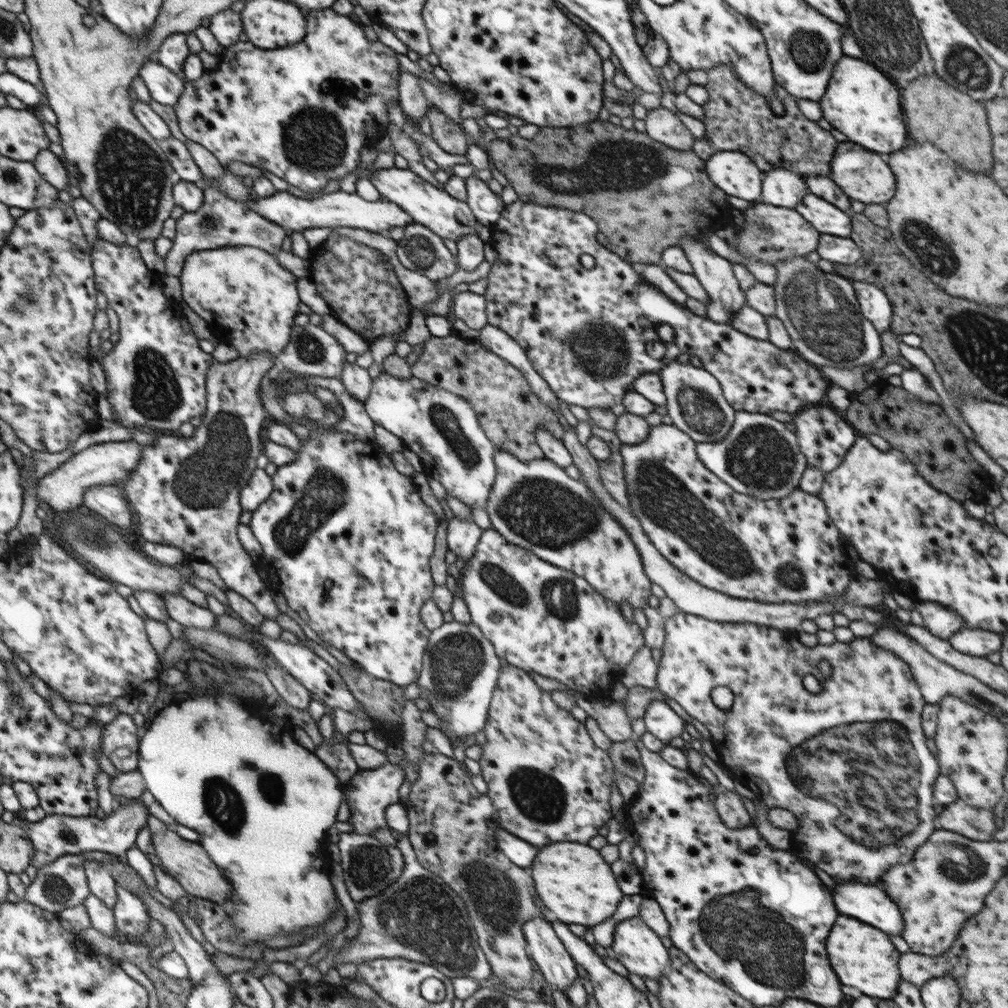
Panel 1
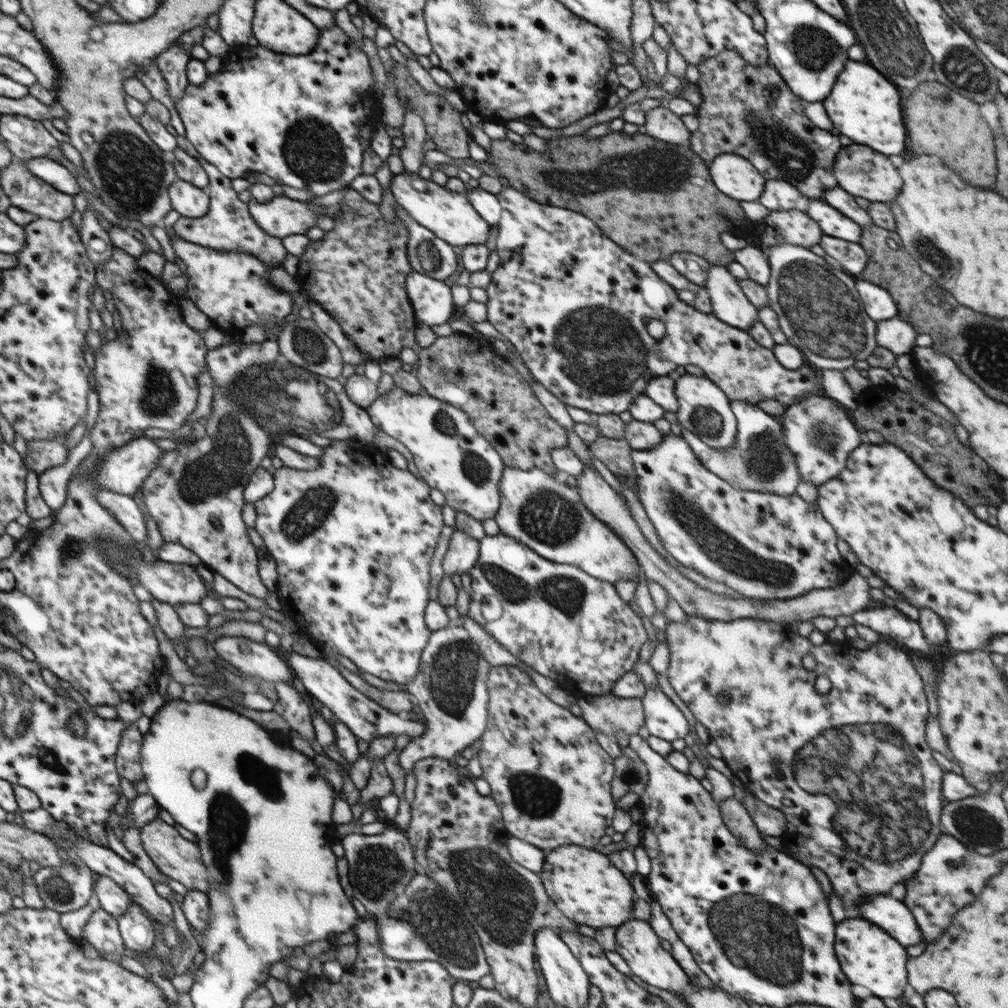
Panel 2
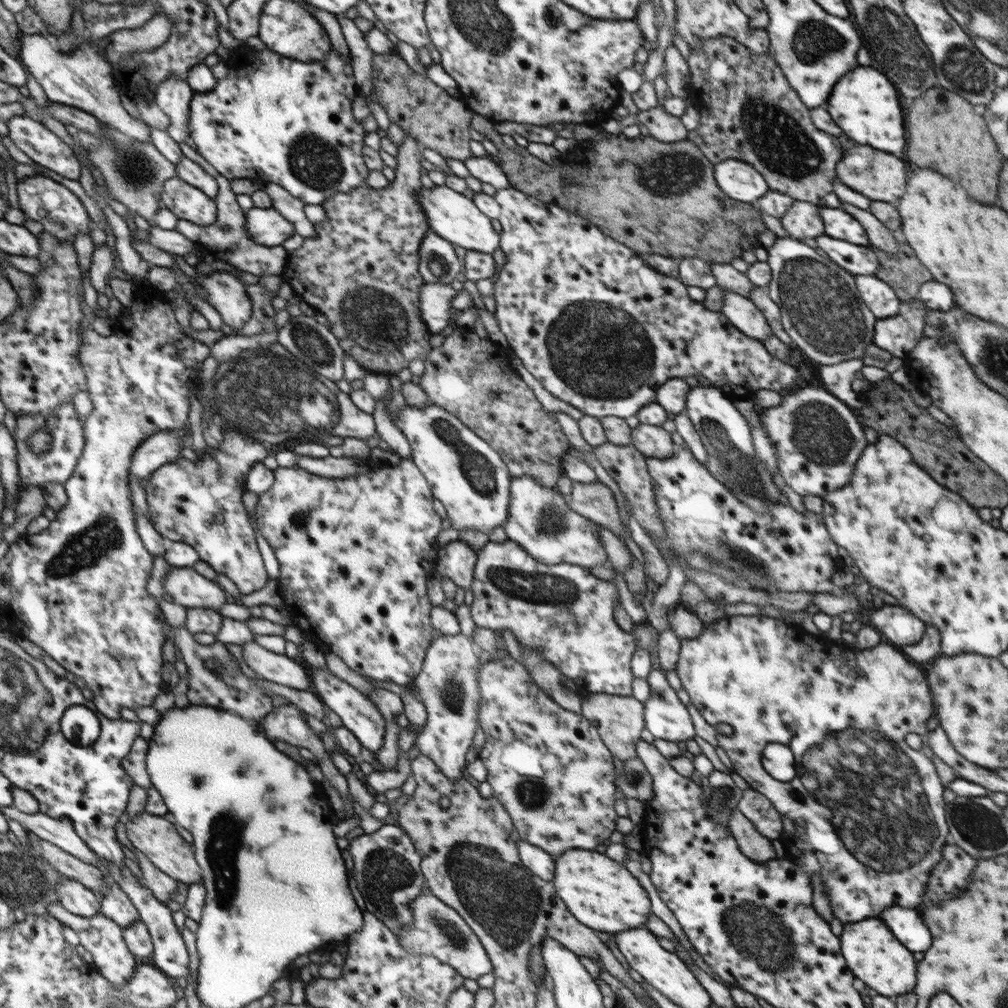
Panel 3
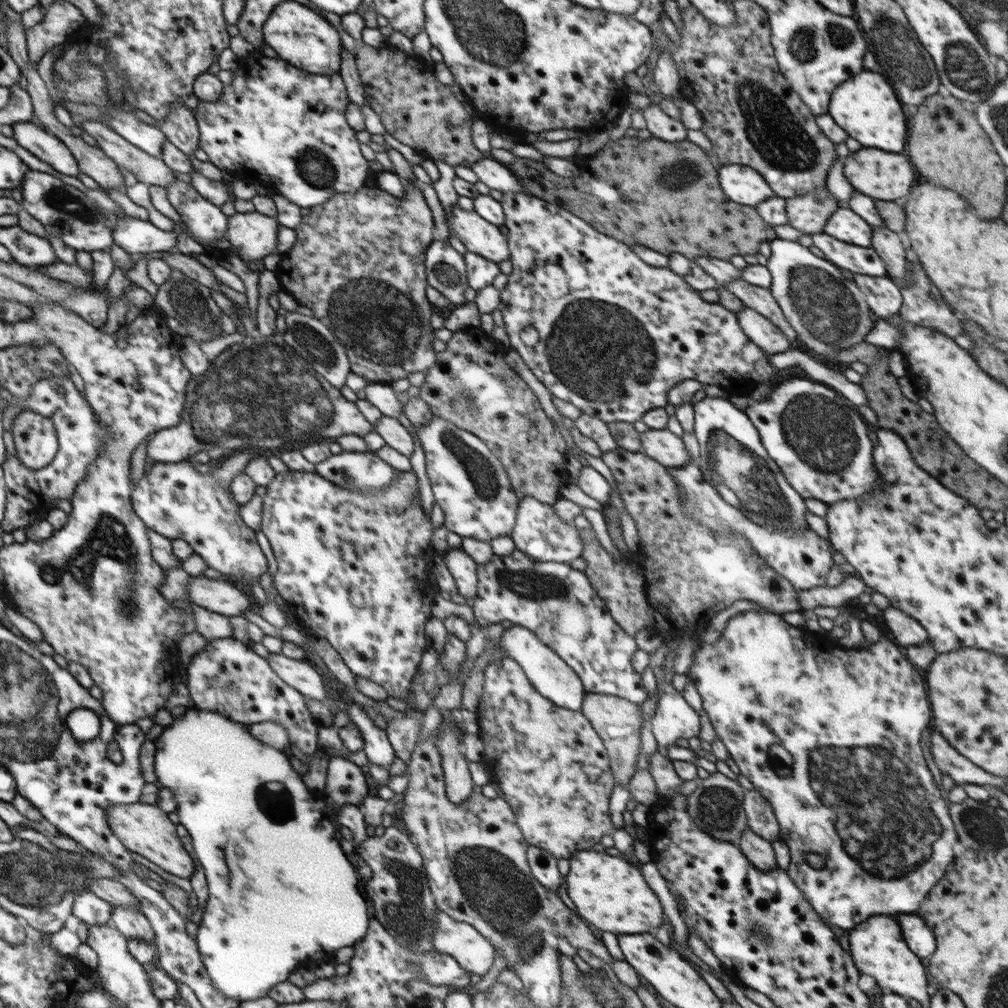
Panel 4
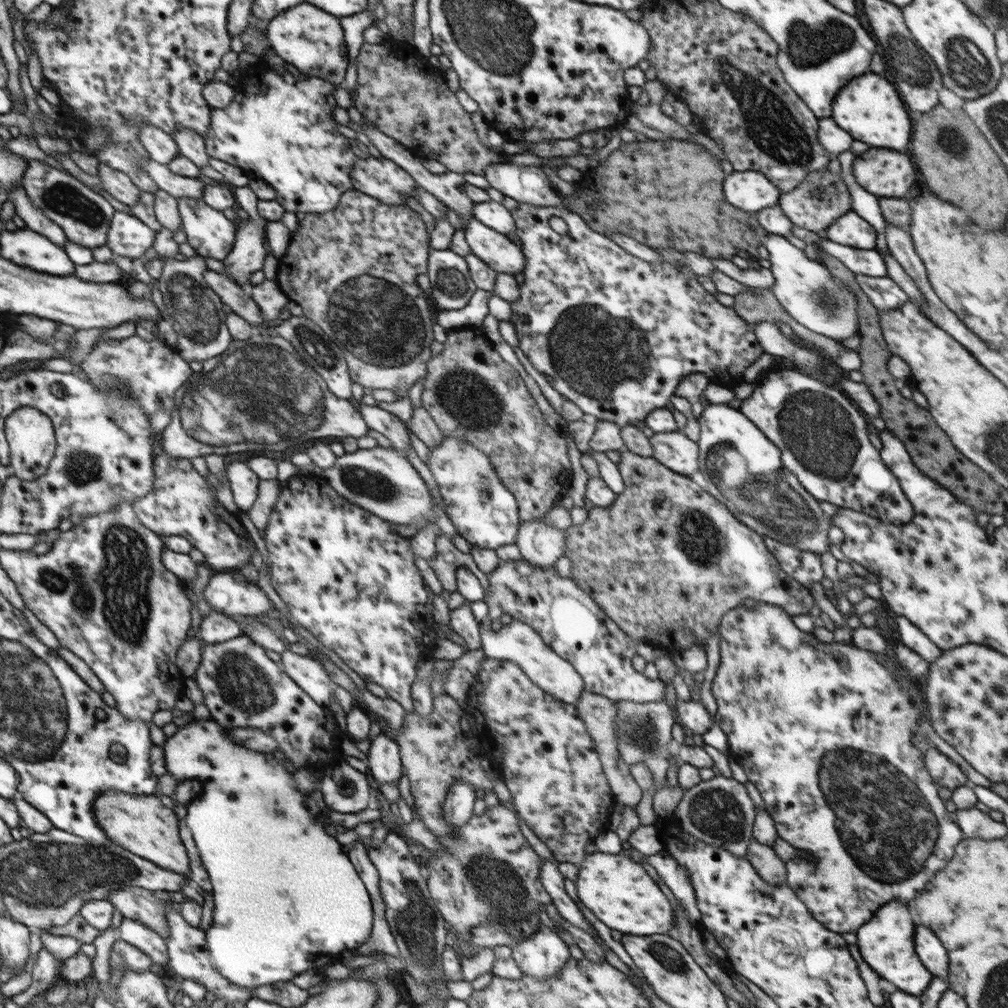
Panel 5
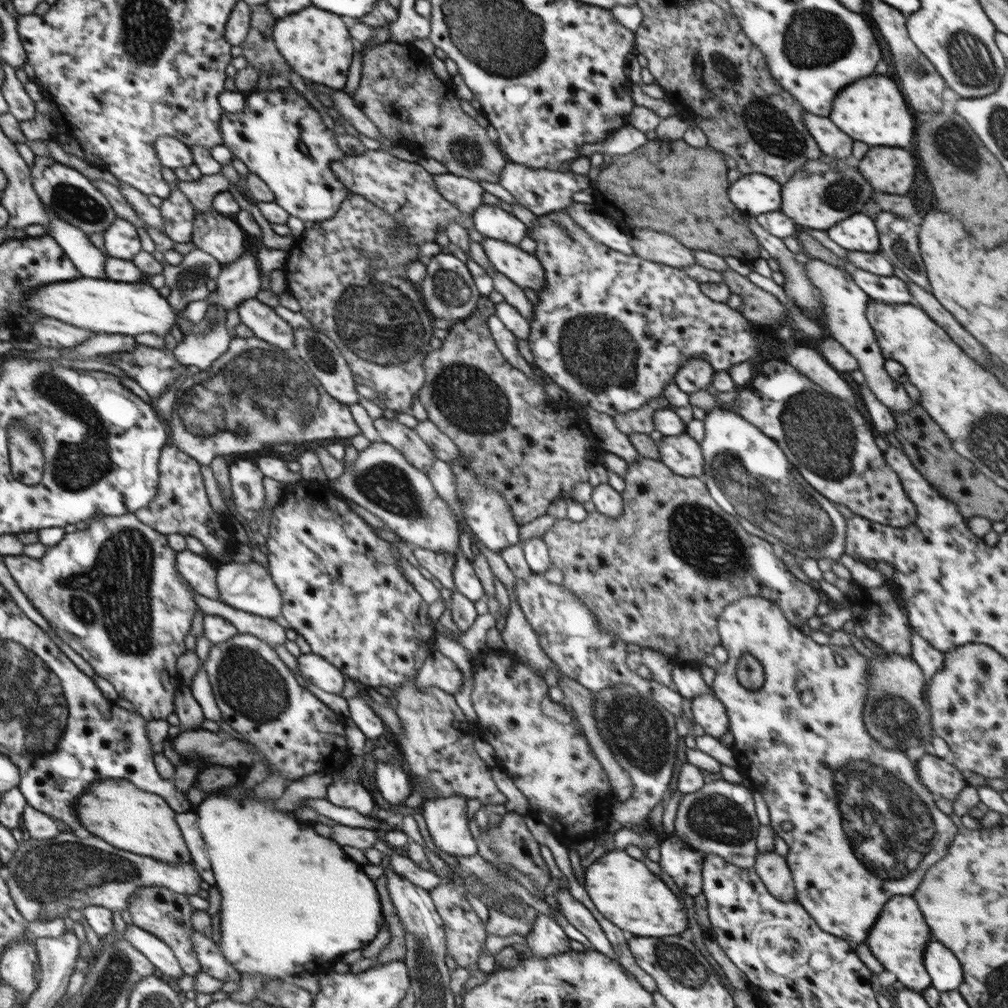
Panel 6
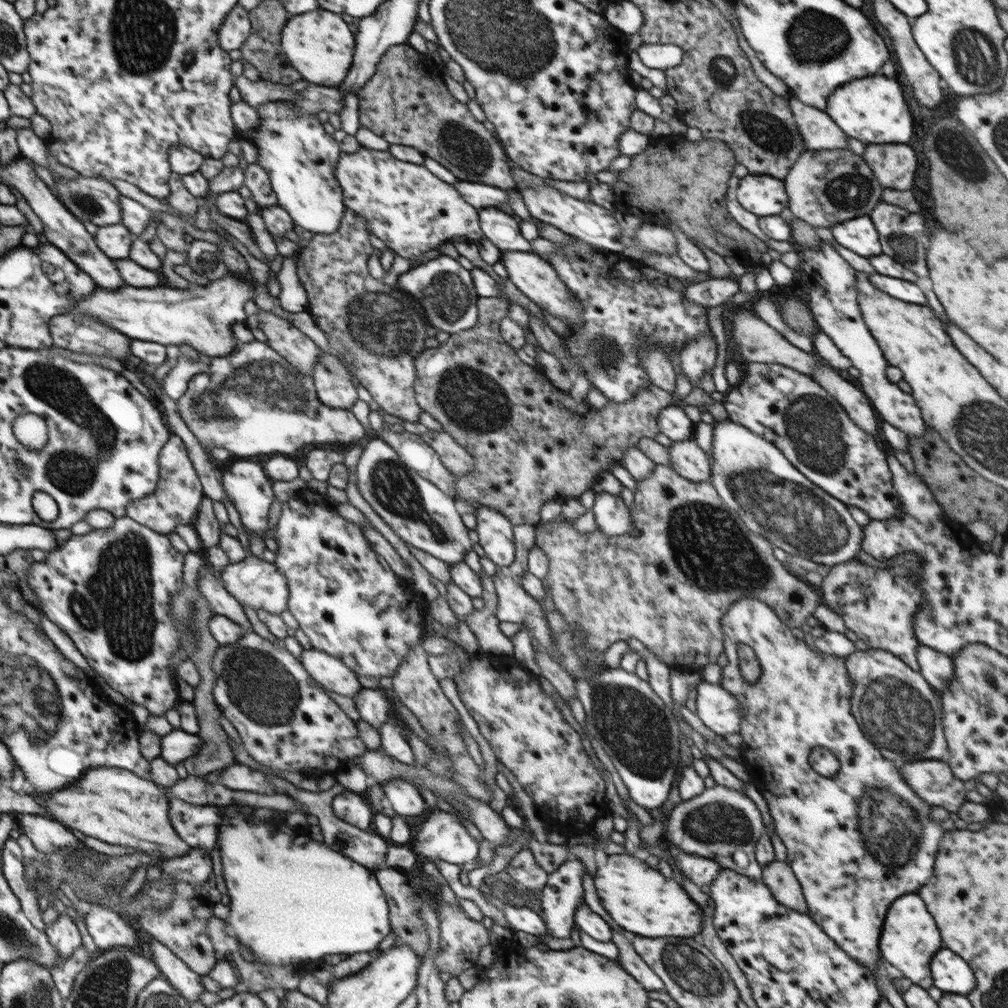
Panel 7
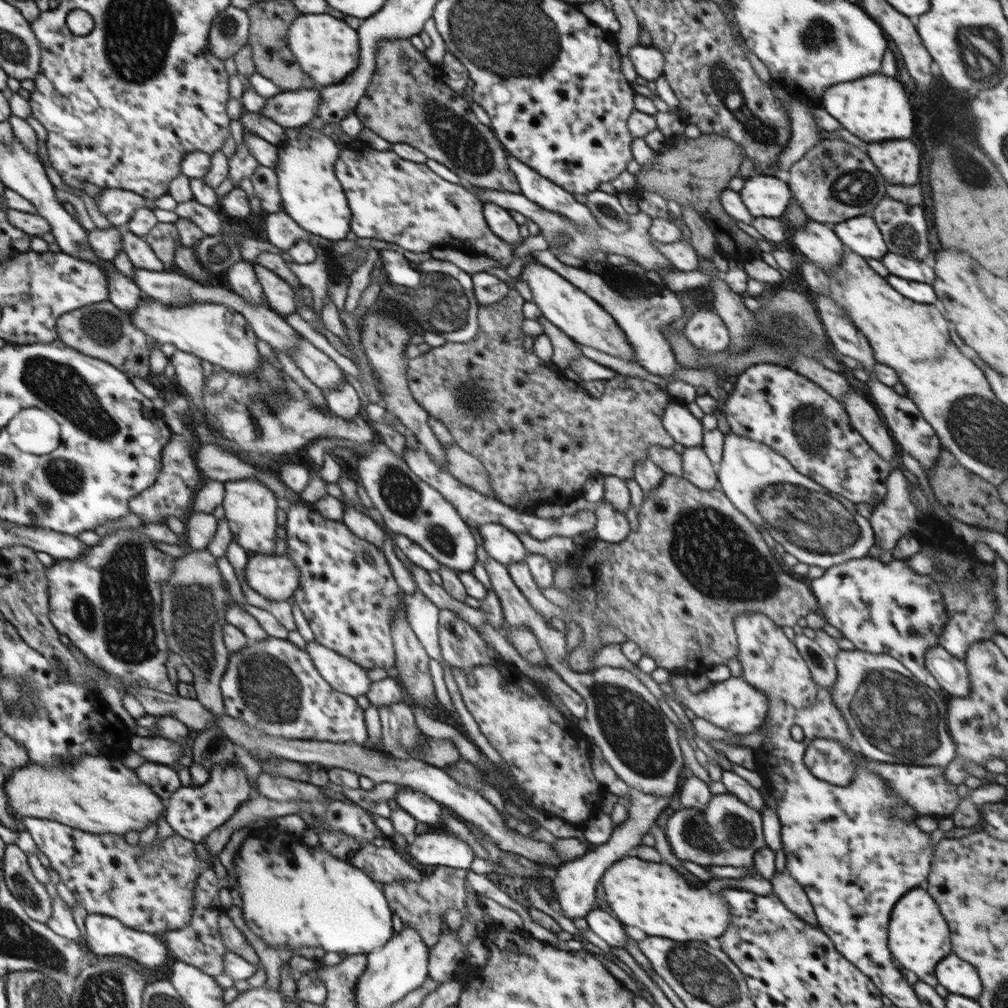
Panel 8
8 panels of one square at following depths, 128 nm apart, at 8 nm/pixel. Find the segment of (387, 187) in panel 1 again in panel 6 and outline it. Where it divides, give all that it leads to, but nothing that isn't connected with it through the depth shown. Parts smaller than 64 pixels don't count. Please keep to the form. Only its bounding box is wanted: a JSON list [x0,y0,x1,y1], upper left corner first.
[482,236,545,294]

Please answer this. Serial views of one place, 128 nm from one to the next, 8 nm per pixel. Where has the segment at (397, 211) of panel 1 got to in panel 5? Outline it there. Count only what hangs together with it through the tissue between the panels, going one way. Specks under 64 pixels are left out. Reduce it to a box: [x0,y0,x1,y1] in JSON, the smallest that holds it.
[223,186,267,284]

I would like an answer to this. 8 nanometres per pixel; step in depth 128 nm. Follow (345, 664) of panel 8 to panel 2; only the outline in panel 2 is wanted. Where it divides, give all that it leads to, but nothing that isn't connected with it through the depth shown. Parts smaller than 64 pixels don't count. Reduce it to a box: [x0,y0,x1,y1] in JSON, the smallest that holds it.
[214,637,297,684]

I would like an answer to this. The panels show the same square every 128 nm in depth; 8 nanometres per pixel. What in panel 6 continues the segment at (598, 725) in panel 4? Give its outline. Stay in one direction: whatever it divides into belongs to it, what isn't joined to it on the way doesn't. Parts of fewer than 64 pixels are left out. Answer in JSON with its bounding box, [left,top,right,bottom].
[558,675,633,803]

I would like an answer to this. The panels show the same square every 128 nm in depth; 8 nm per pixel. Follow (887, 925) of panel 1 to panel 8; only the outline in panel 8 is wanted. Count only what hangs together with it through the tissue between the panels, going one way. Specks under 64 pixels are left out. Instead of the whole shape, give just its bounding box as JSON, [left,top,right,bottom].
[935,952,983,1000]

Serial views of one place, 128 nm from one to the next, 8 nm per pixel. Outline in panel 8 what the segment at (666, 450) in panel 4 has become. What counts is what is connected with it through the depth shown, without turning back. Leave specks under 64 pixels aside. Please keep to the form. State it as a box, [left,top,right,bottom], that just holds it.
[681,446,719,490]

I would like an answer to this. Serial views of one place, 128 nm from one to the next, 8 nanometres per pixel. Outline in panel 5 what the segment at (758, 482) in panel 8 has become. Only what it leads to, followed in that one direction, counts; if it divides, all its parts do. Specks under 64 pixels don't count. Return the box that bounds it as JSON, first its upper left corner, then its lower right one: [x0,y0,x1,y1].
[697,404,836,555]

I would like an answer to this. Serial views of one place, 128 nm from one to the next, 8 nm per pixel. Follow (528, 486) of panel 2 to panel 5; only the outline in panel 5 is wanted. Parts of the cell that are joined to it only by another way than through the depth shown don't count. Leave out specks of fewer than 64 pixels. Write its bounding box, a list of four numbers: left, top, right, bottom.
[516,517,565,569]

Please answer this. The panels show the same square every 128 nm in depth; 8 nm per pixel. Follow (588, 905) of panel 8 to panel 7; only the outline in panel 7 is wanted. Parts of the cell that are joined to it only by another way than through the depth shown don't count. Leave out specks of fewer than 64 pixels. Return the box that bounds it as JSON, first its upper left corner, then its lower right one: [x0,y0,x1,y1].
[539,856,586,938]

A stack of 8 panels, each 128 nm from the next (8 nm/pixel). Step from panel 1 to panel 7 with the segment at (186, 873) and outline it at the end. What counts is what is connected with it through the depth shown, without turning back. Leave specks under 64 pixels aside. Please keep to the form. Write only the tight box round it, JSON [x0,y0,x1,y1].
[30,766,192,859]

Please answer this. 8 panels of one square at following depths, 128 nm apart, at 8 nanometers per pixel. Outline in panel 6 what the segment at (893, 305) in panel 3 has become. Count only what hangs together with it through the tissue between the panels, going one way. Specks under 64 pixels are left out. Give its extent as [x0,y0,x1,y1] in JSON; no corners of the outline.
[850,267,913,304]

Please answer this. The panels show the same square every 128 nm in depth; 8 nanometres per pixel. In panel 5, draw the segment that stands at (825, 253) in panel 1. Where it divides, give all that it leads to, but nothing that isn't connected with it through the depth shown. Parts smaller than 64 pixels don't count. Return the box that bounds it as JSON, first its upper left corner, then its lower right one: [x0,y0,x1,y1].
[817,238,887,277]

